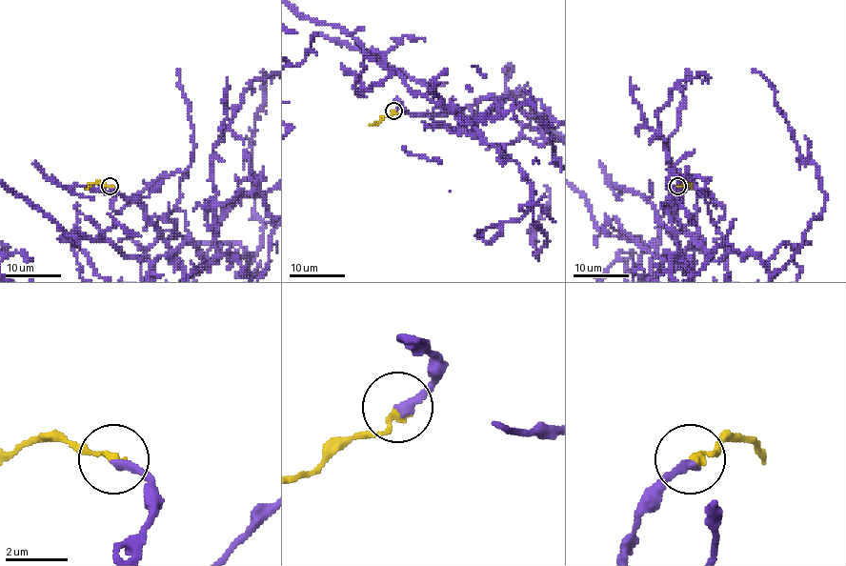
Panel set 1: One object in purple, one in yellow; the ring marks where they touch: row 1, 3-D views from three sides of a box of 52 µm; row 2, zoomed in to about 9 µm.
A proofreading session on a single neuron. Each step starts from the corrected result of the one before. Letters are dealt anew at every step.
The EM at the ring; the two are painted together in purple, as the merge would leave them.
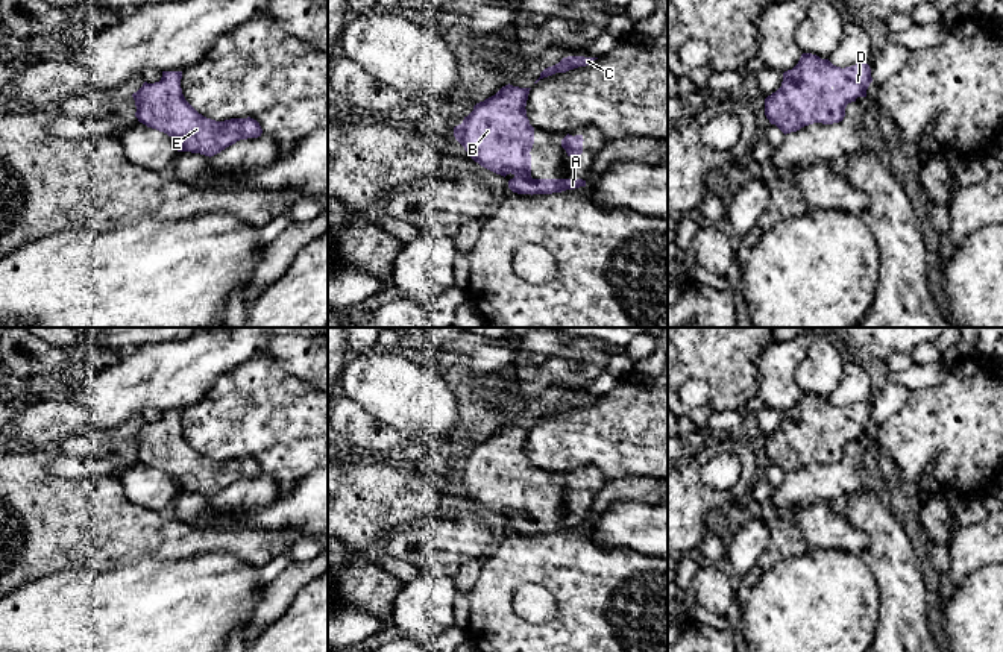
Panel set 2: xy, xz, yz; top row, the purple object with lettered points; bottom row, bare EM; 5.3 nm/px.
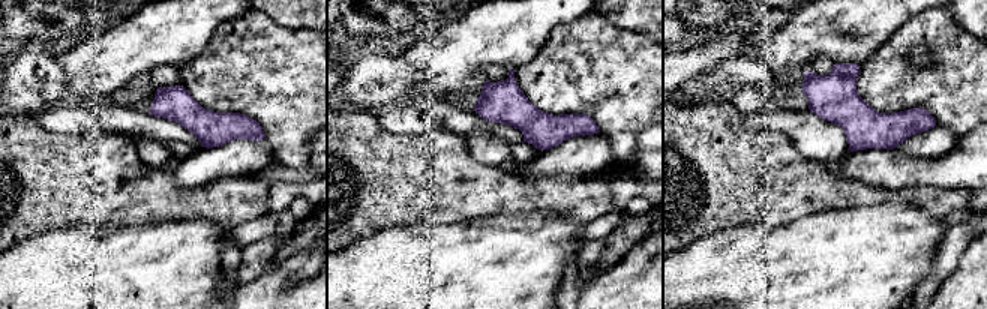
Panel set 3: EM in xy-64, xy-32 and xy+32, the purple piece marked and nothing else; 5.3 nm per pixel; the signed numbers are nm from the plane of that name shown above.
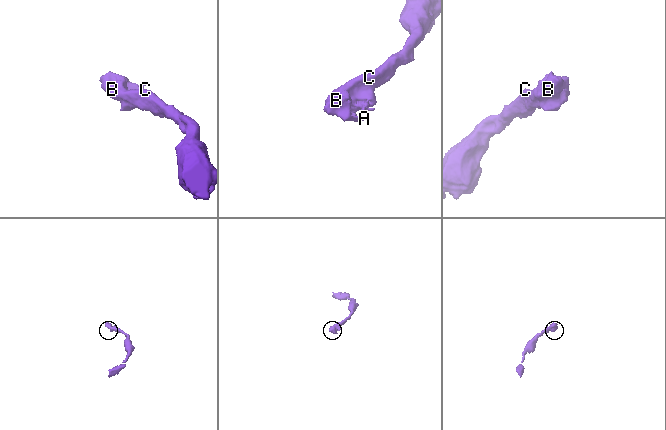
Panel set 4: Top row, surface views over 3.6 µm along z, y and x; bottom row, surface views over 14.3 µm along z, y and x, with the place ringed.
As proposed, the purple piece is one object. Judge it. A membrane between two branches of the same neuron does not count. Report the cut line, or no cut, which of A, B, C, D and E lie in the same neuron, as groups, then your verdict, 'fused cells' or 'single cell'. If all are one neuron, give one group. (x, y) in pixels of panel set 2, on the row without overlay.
no cut | A B C D E | single cell

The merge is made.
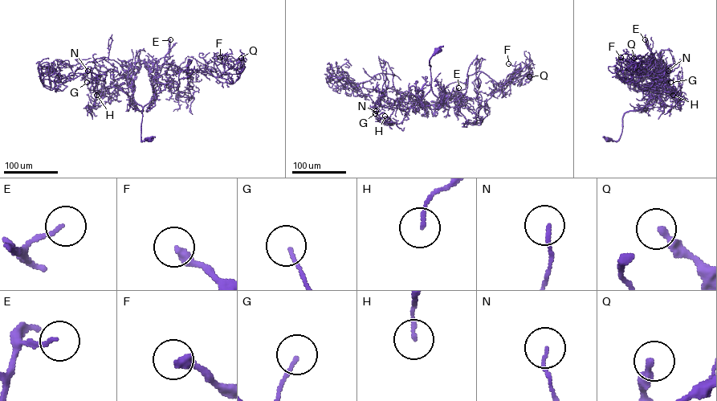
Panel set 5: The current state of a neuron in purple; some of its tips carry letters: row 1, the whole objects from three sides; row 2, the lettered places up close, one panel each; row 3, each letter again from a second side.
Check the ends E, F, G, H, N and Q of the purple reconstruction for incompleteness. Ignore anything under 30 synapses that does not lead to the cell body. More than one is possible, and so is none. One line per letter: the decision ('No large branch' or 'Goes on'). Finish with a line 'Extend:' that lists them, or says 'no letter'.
E: No large branch
F: No large branch
G: No large branch
H: No large branch
N: No large branch
Q: No large branch
Extend: no letter

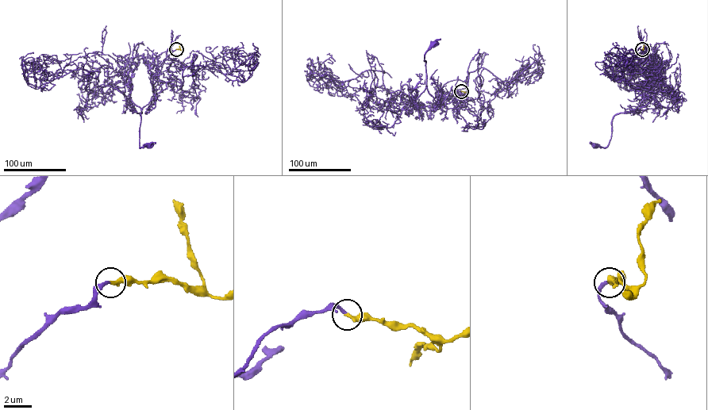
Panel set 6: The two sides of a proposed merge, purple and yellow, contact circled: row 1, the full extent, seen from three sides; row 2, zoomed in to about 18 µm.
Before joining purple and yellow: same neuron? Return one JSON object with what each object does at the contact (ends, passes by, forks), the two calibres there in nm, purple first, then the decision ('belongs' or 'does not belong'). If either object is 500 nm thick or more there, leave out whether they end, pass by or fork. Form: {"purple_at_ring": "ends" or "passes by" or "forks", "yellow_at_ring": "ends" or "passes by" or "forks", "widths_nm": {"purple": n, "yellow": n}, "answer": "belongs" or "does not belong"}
{"purple_at_ring": "ends", "yellow_at_ring": "ends", "widths_nm": {"purple": 240, "yellow": 320}, "answer": "belongs"}

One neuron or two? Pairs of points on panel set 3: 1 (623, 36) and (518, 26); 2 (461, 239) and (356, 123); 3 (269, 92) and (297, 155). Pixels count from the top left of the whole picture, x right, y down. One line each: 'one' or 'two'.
1: two
2: two
3: one

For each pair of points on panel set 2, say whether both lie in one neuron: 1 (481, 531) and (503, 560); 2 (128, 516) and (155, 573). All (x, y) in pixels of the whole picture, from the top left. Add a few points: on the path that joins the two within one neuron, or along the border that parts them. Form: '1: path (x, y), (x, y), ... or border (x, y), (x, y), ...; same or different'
1: border (493, 546), (489, 549); different
2: border (184, 557), (144, 558), (114, 569); different

